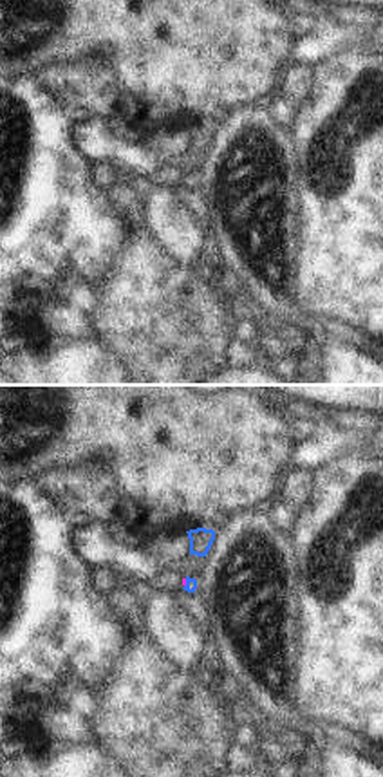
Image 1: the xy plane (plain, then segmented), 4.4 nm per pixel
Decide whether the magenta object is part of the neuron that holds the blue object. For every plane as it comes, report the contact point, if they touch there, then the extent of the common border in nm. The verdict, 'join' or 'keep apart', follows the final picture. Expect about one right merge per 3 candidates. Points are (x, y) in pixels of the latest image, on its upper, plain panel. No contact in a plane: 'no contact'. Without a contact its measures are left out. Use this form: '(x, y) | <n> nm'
(186, 177) | 40 nm

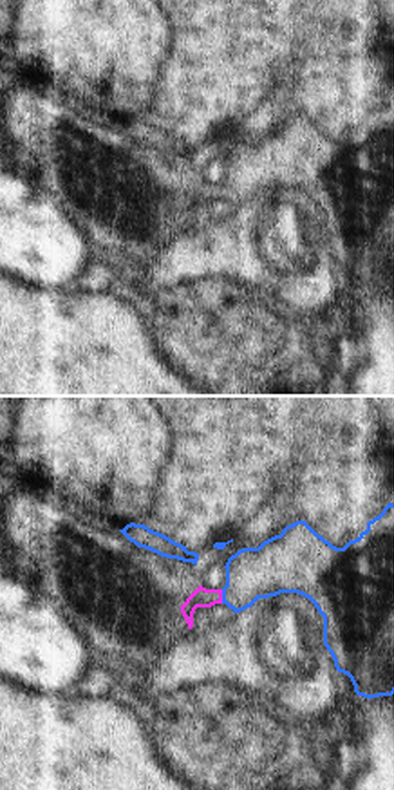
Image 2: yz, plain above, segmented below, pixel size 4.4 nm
(223, 192) | 60 nm

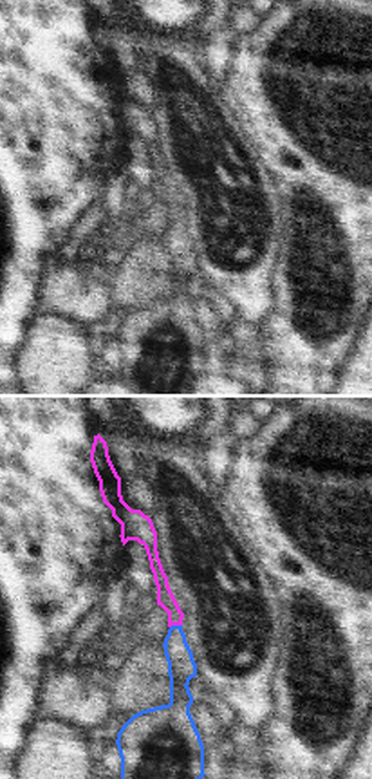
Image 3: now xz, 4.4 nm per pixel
(176, 221) | 60 nm

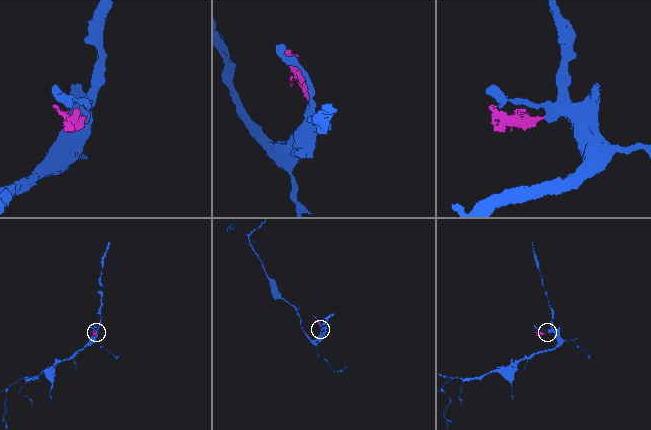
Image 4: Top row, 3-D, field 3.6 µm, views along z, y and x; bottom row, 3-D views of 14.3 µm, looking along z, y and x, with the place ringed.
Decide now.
join

